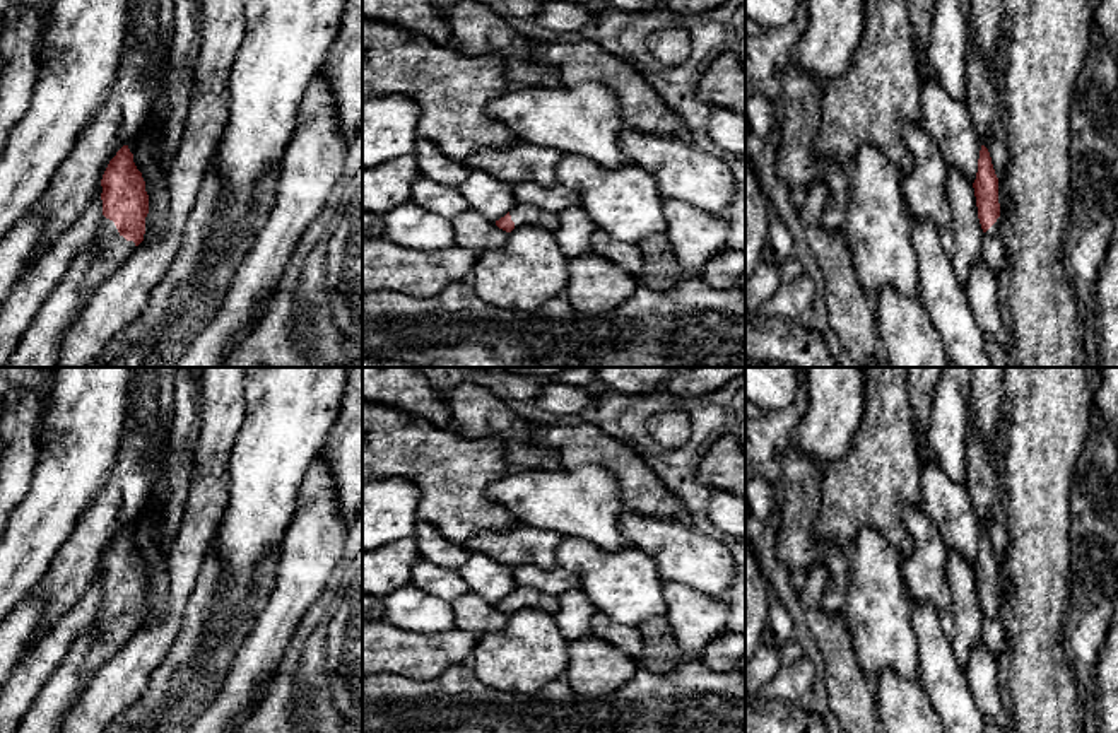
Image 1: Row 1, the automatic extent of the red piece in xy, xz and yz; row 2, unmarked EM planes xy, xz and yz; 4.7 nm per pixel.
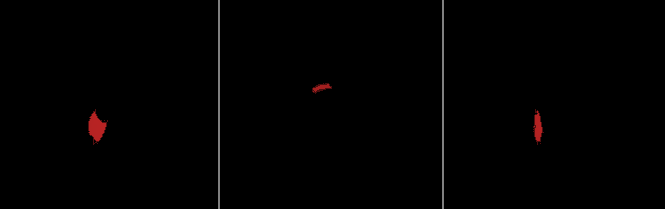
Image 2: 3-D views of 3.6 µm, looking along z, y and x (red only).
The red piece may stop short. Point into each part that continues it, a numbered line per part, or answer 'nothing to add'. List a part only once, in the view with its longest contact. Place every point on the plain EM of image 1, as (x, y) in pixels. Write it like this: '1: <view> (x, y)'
1: xy (106, 619)
2: xz (523, 597)

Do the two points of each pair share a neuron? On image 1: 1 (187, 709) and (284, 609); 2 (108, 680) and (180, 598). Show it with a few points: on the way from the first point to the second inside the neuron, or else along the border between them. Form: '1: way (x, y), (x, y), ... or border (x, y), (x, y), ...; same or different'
1: border (253, 629), (236, 653), (223, 686), (212, 699); different
2: way (129, 663), (170, 619); same

